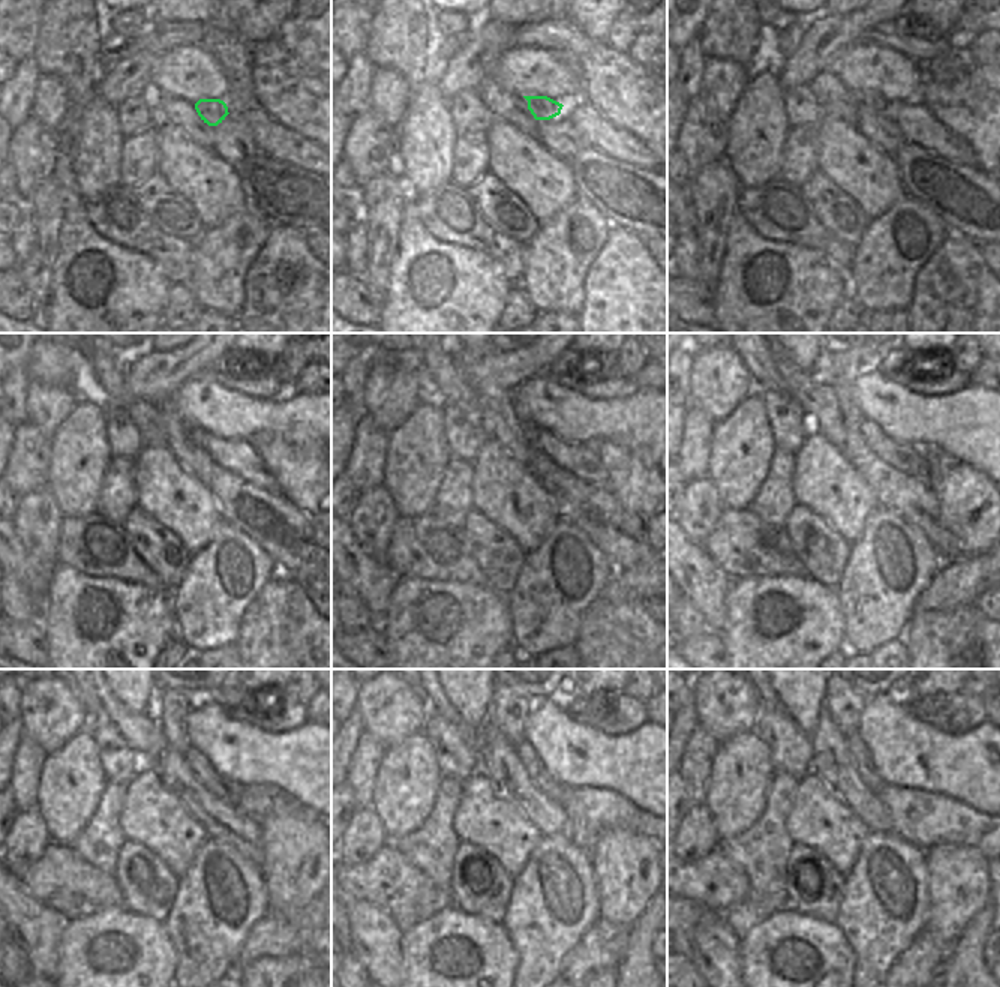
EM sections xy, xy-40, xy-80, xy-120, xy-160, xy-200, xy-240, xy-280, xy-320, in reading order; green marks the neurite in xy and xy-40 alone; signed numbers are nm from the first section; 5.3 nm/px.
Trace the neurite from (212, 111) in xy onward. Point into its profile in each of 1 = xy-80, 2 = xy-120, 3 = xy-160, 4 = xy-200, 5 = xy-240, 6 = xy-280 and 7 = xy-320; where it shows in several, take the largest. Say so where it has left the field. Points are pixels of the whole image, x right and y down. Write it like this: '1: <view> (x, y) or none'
1: xy-80 (876, 102)
2: xy-120 (200, 437)
3: xy-160 (529, 429)
4: xy-200 (844, 390)
5: xy-240 (171, 710)
6: xy-280 (510, 708)
7: xy-320 (844, 704)

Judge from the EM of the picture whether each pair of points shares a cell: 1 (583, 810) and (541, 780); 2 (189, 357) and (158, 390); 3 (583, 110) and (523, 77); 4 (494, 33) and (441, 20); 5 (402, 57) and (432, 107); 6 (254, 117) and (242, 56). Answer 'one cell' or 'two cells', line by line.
1: two cells
2: one cell
3: two cells
4: two cells
5: two cells
6: two cells

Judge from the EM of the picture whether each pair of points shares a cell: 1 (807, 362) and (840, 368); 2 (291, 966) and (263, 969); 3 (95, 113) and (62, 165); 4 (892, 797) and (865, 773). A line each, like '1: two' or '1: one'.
1: two
2: one
3: two
4: two

